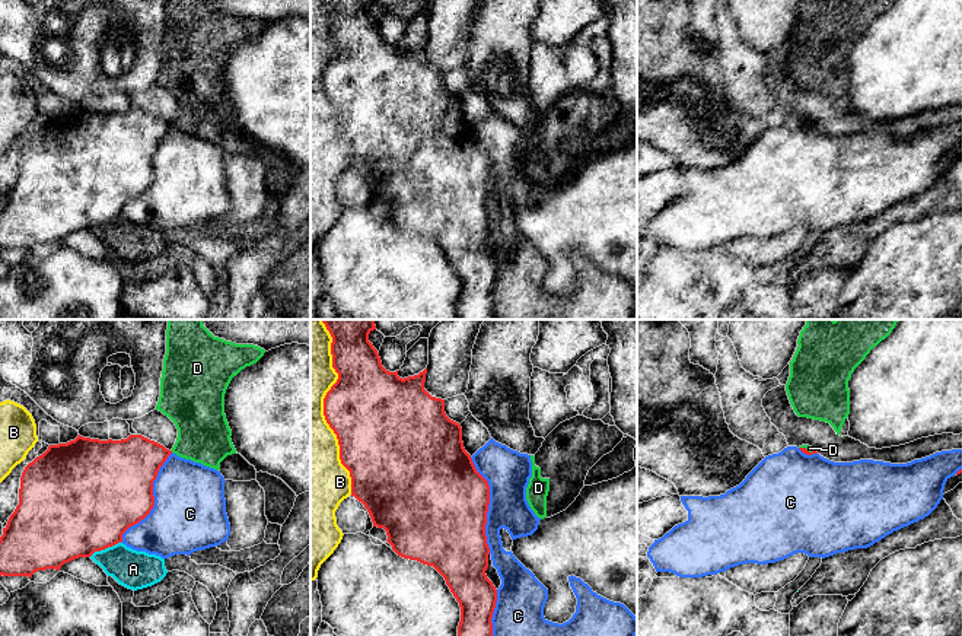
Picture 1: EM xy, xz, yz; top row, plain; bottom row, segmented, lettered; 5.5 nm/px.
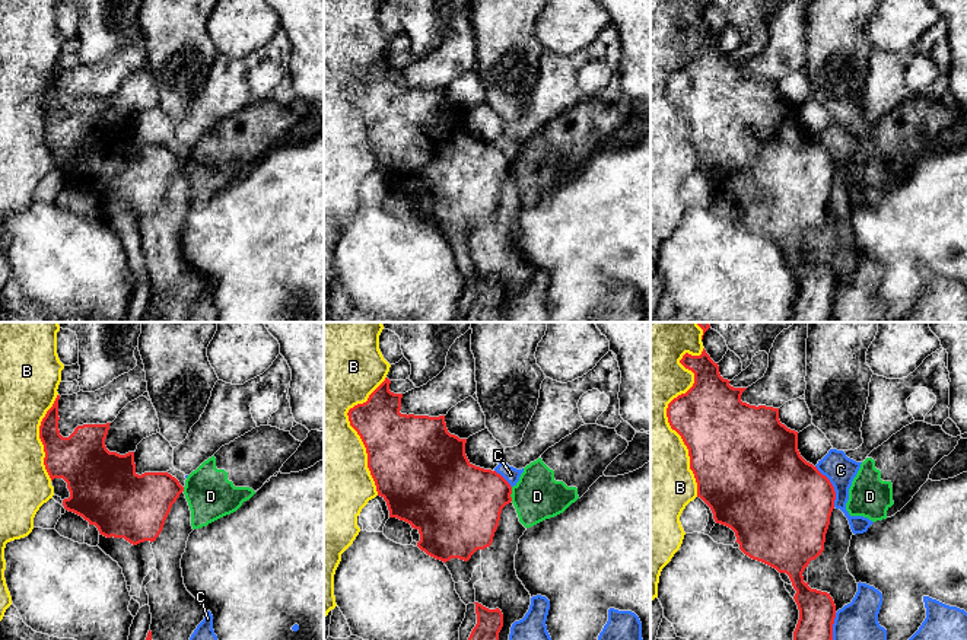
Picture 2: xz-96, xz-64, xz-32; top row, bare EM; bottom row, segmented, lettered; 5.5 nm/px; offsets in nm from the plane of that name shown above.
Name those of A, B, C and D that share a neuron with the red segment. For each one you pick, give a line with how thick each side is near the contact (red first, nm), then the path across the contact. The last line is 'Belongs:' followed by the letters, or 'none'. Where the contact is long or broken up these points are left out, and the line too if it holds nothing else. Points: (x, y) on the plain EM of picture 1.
Belongs: none

